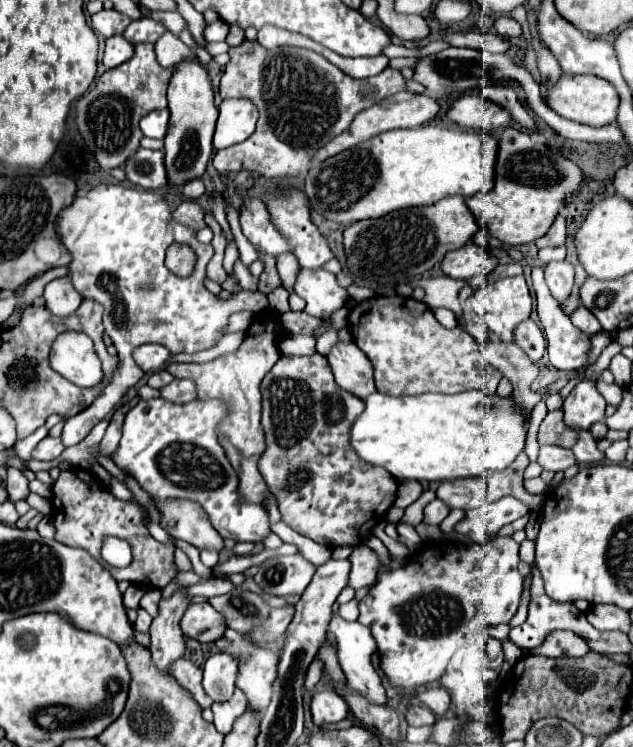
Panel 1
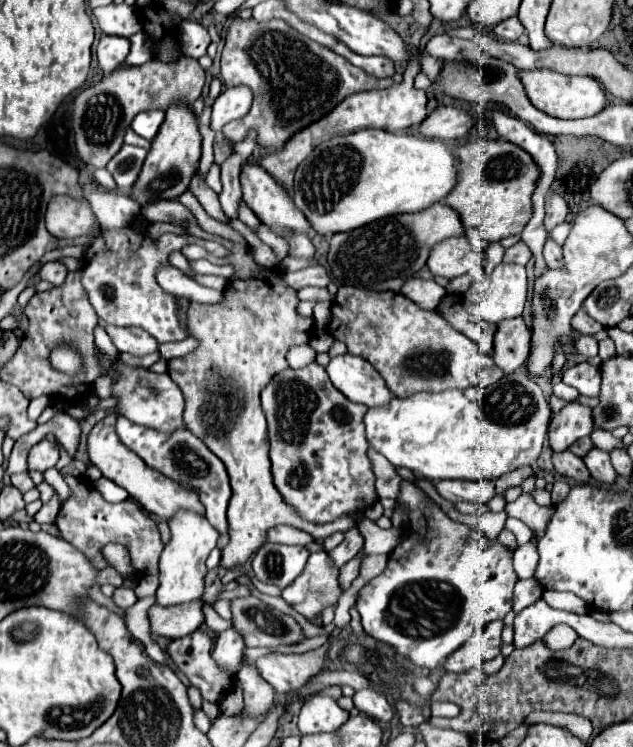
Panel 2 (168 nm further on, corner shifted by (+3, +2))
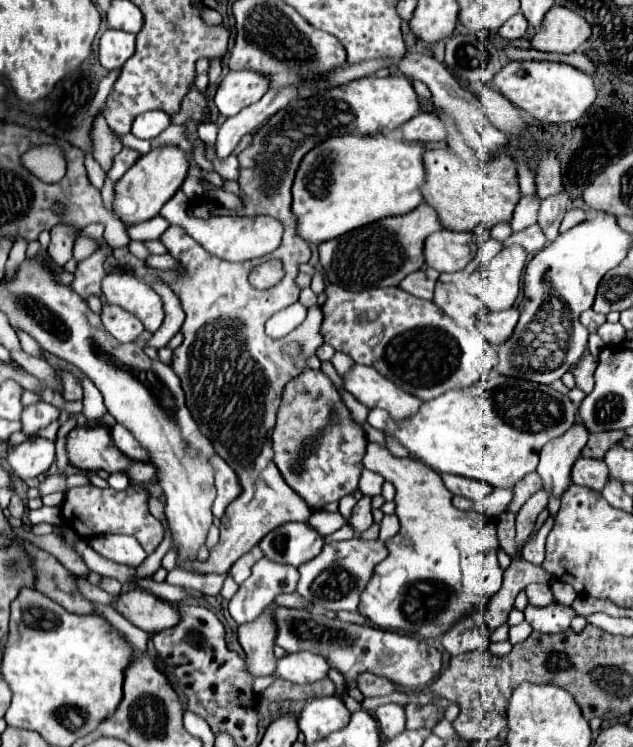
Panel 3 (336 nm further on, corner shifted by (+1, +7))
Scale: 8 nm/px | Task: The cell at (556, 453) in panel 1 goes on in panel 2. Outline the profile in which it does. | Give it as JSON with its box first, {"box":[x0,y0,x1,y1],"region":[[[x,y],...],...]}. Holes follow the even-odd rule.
{"box":[552,450,592,484],"region":[[[566,450],[566,452],[560,452],[560,454],[554,454],[554,456],[552,456],[552,464],[554,464],[554,468],[556,468],[558,474],[562,474],[562,476],[566,476],[566,478],[572,478],[572,480],[578,482],[578,484],[588,484],[588,482],[592,482],[590,472],[588,472],[584,460],[578,458],[578,456],[574,456],[574,454],[568,452],[568,450]]]}

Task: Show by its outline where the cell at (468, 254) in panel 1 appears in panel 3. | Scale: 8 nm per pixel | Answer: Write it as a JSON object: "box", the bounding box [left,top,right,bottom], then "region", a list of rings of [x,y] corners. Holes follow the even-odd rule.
{"box":[424,229,478,271],"region":[[[442,229],[432,233],[424,245],[426,265],[436,271],[462,271],[476,255],[478,245],[472,233],[458,233],[450,229]]]}

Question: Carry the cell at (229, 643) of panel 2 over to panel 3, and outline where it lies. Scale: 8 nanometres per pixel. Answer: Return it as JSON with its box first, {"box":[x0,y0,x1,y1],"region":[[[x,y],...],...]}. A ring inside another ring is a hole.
{"box":[230,559,298,623],"region":[[[260,559],[252,567],[252,575],[240,585],[230,599],[230,615],[236,623],[252,623],[272,603],[278,593],[294,593],[298,583],[298,569]]]}

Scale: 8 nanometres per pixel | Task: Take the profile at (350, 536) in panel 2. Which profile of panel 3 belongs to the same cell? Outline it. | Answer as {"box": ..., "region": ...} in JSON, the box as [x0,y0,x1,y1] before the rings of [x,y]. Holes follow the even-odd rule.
{"box":[350,497,372,535],"region":[[[362,497],[350,517],[350,525],[354,527],[354,533],[360,535],[362,531],[366,531],[372,525],[372,511],[370,511],[370,497]]]}

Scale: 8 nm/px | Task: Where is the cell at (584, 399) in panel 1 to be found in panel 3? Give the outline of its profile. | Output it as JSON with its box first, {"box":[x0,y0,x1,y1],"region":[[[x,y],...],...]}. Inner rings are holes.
{"box":[536,421,588,497],"region":[[[578,421],[576,427],[570,427],[564,435],[560,435],[560,437],[548,441],[548,443],[542,447],[542,451],[540,451],[540,463],[538,463],[536,471],[538,471],[538,475],[542,477],[542,485],[544,485],[544,489],[546,489],[548,493],[560,497],[560,495],[568,489],[568,485],[570,485],[570,469],[572,469],[574,461],[578,459],[582,447],[586,445],[586,441],[588,441],[588,431],[584,431],[584,423]]]}

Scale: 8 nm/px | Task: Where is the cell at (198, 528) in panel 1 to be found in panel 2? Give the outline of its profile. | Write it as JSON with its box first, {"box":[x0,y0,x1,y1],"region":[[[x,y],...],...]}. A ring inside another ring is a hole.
{"box":[86,414,204,520],"region":[[[116,414],[106,416],[104,420],[100,420],[88,434],[86,440],[86,452],[90,462],[102,472],[102,476],[106,476],[108,480],[116,482],[118,486],[122,486],[130,498],[136,498],[144,510],[148,510],[150,514],[154,514],[158,520],[170,520],[170,516],[174,516],[174,512],[178,510],[196,510],[196,512],[204,512],[202,502],[198,500],[196,492],[190,492],[186,488],[182,488],[178,482],[168,480],[166,476],[162,476],[160,472],[154,472],[152,468],[148,468],[138,456],[134,456],[134,452],[130,452],[116,436]]]}

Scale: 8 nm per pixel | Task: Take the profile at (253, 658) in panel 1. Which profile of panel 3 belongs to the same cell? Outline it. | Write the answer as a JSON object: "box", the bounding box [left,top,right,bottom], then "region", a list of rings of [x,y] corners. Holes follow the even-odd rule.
{"box":[276,651,330,683],"region":[[[310,651],[288,653],[276,663],[276,675],[292,683],[314,683],[318,679],[324,679],[328,669],[330,665],[326,663],[326,659]]]}

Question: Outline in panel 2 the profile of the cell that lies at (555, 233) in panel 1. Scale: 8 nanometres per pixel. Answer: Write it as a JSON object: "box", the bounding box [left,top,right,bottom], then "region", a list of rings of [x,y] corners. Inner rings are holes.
{"box":[544,192,568,230],"region":[[[550,192],[548,198],[546,198],[546,218],[544,218],[546,230],[552,230],[556,224],[562,224],[566,214],[568,214],[566,200],[560,194]]]}

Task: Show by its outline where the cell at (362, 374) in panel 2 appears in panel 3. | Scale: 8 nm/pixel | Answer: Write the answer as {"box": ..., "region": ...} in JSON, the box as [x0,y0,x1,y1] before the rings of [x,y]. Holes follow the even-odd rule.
{"box":[342,363,420,419],"region":[[[354,363],[348,375],[342,375],[344,389],[352,393],[366,407],[386,409],[392,419],[404,419],[418,411],[420,399],[408,395],[400,387],[396,387],[390,379],[382,377],[376,369],[368,365]]]}

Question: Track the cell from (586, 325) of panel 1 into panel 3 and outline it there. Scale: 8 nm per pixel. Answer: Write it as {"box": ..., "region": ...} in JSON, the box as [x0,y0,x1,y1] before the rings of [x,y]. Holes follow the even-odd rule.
{"box":[580,309,606,333],"region":[[[588,309],[588,311],[584,311],[582,315],[580,315],[580,323],[590,331],[590,333],[594,333],[602,323],[606,321],[606,315],[600,315],[600,313],[594,313],[592,309]]]}

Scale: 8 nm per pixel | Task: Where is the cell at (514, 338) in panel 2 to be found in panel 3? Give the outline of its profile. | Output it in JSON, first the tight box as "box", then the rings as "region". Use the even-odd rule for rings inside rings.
{"box":[478,307,520,347],"region":[[[512,307],[508,311],[488,313],[482,321],[478,321],[478,329],[490,345],[498,347],[500,343],[504,343],[504,339],[508,339],[508,335],[512,335],[518,319],[520,319],[520,313],[516,307]]]}

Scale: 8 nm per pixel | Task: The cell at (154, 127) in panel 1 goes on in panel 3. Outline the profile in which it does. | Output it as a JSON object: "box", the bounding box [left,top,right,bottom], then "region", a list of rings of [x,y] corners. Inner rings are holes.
{"box":[132,111,170,139],"region":[[[146,111],[144,115],[138,115],[134,119],[132,135],[140,139],[154,139],[168,125],[170,125],[170,119],[168,115],[164,115],[164,111]]]}

